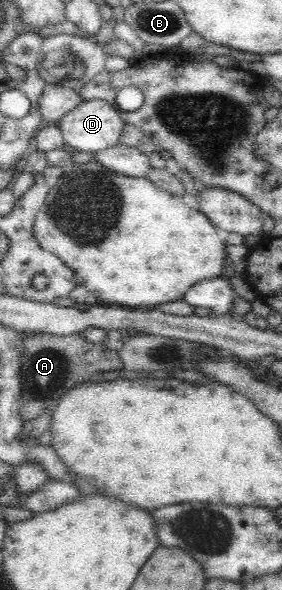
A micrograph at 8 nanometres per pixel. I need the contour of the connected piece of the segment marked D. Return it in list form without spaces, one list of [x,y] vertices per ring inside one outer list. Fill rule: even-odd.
[[[101,99],[81,101],[75,110],[63,115],[57,122],[62,133],[64,145],[76,154],[95,154],[120,143],[126,123],[121,119],[114,106]]]

